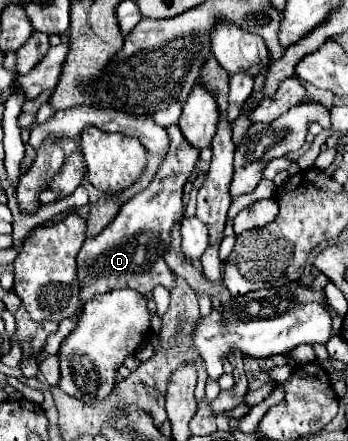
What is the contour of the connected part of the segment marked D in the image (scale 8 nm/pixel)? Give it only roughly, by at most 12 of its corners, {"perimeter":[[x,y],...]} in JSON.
{"perimeter":[[177,125],[151,185],[79,255],[81,305],[49,335],[57,355],[97,293],[175,287],[165,263],[199,159]]}

